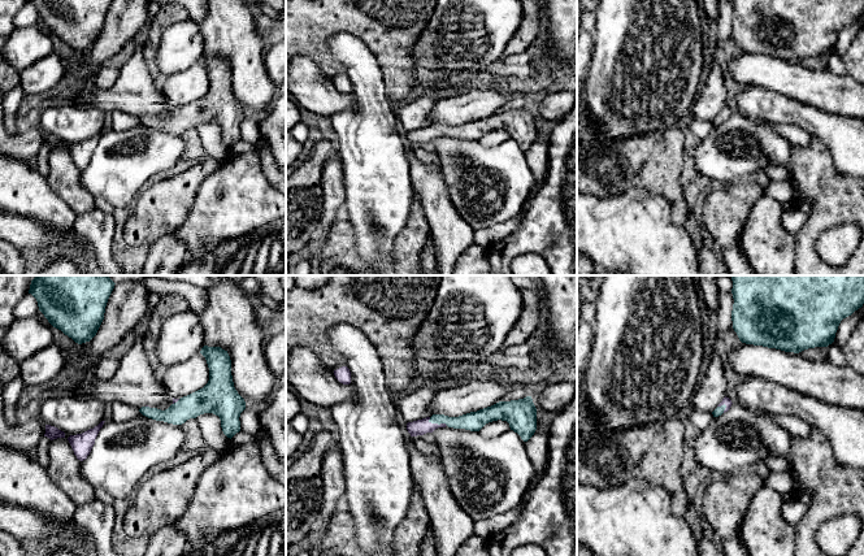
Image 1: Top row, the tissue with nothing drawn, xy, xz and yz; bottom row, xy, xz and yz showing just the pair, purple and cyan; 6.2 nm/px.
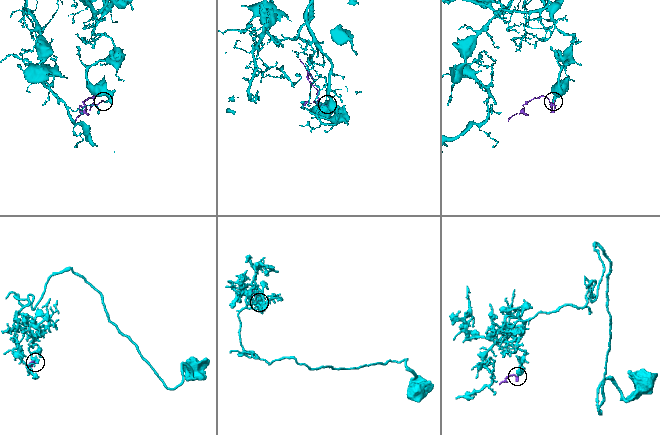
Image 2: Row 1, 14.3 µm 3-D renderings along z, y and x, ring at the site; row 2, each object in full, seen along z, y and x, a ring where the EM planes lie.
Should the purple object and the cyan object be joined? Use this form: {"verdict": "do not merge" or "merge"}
{"verdict": "merge"}

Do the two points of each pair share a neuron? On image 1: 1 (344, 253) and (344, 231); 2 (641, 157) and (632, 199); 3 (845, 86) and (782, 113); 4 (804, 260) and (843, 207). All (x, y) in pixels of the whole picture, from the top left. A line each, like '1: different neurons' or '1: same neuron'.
1: same neuron
2: different neurons
3: different neurons
4: same neuron

